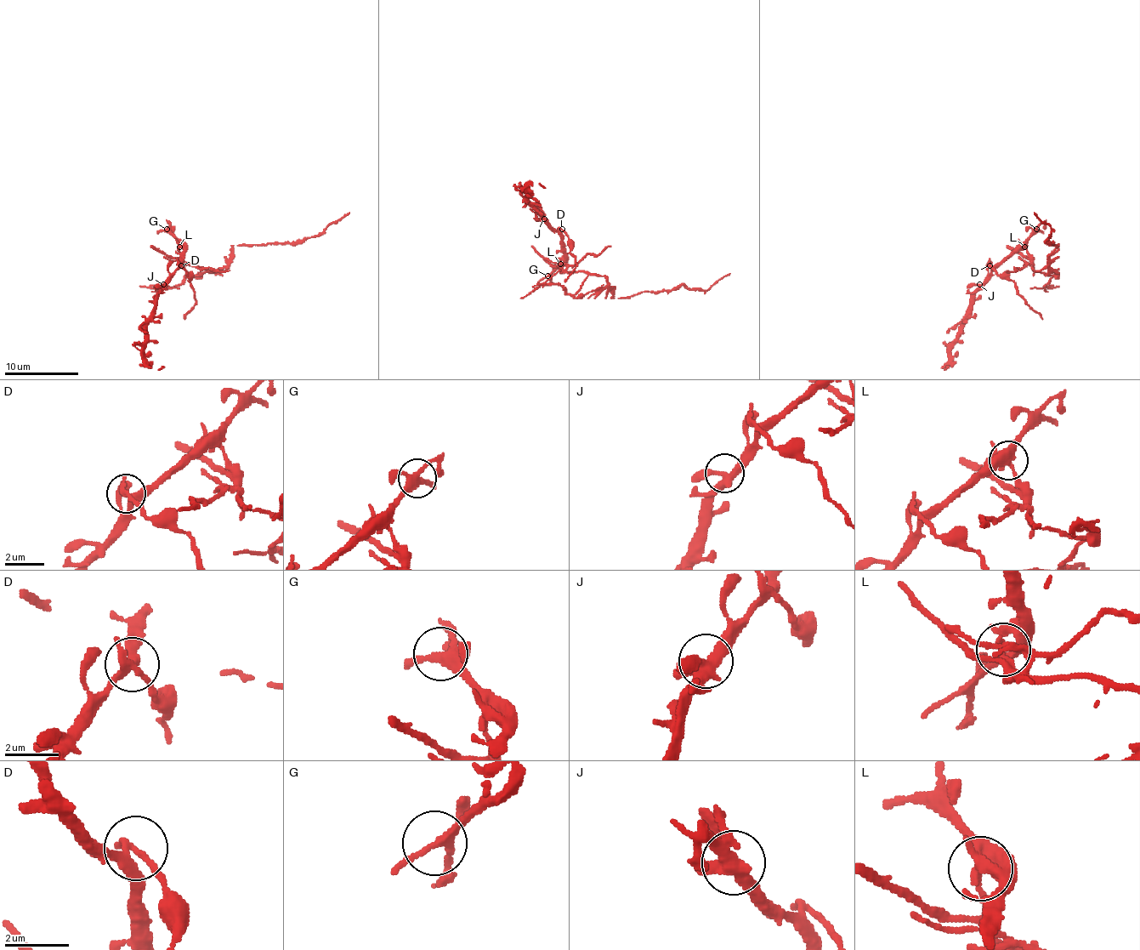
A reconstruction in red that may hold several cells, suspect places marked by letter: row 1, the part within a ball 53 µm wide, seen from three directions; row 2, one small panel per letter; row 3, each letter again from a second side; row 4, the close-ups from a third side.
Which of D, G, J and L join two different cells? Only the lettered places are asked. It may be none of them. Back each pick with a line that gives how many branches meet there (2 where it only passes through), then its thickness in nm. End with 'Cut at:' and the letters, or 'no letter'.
D: Branches: 3. Thickness 240 nm
L: Branches: 4. Thickness 240 nm
Cut at: D, L

